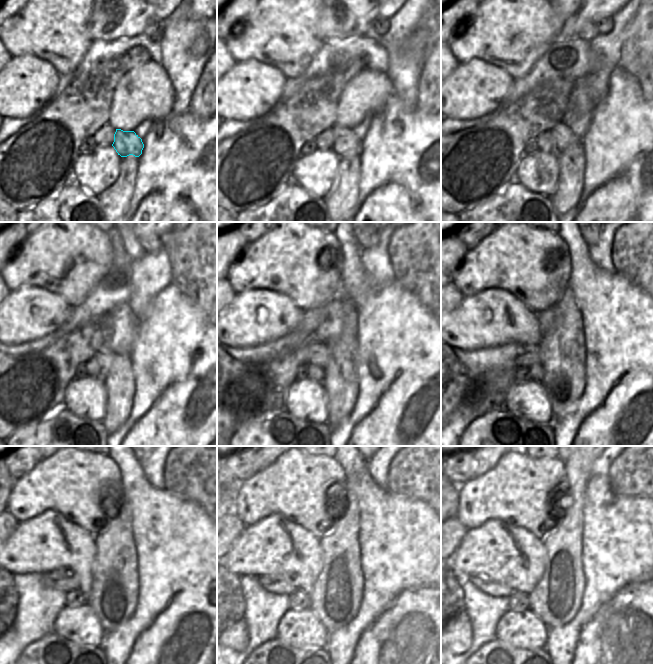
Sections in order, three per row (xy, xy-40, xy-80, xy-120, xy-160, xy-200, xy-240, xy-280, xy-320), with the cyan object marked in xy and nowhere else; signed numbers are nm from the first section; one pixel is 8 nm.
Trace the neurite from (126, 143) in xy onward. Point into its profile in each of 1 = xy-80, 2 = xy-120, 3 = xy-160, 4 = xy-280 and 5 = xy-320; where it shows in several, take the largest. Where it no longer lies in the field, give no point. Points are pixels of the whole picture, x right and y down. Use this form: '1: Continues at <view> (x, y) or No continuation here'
1: Continues at xy-80 (563, 136)
2: Continues at xy-120 (104, 357)
3: Continues at xy-160 (319, 353)
4: Continues at xy-280 (278, 586)
5: Continues at xy-320 (493, 589)

